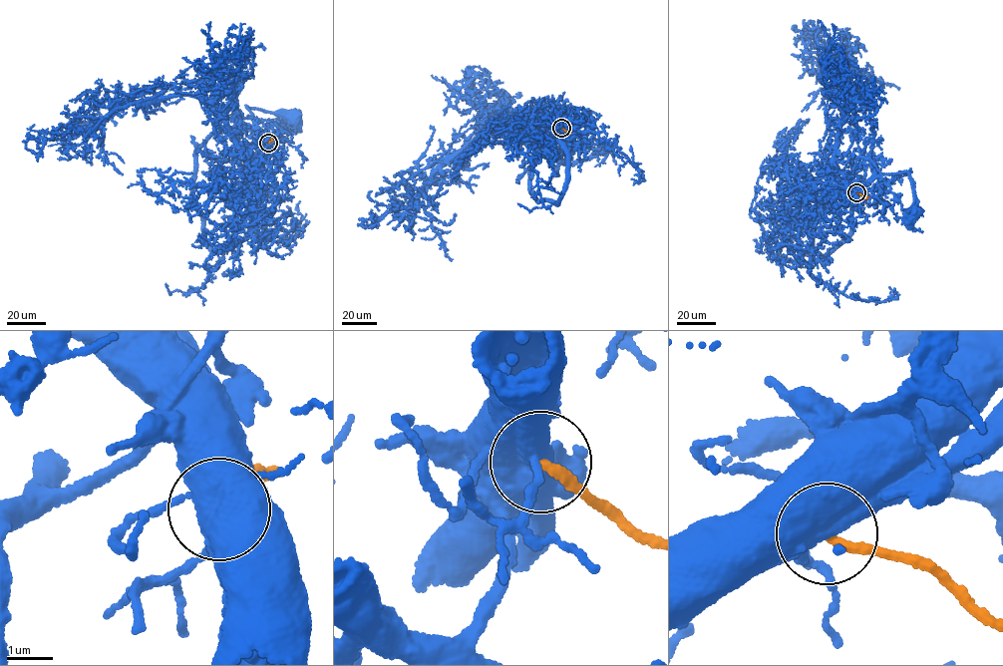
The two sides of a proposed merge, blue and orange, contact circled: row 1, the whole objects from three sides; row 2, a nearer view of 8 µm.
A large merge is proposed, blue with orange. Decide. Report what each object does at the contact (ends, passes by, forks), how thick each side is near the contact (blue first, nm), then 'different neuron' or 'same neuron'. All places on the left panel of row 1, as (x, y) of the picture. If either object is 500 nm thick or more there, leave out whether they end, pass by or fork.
600 nm thick on the blue side, 220 nm on the other; different neuron

